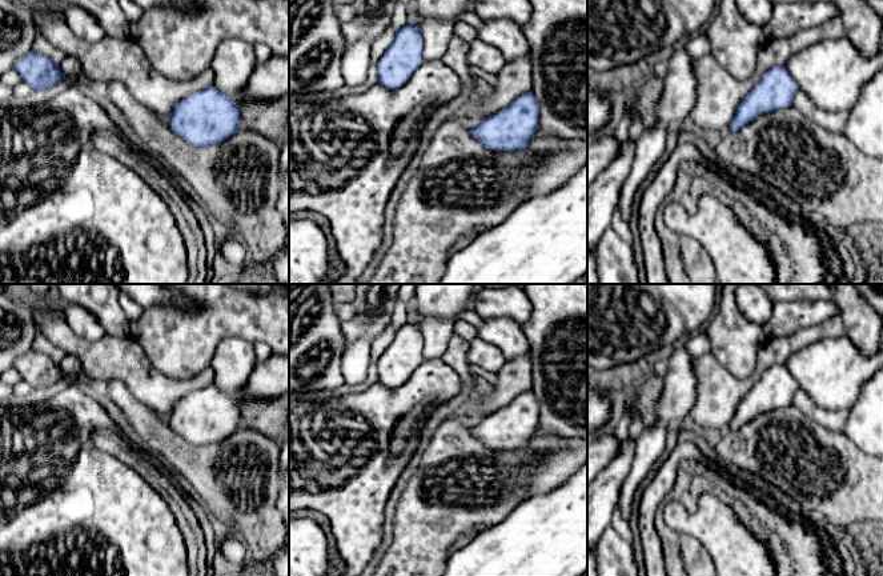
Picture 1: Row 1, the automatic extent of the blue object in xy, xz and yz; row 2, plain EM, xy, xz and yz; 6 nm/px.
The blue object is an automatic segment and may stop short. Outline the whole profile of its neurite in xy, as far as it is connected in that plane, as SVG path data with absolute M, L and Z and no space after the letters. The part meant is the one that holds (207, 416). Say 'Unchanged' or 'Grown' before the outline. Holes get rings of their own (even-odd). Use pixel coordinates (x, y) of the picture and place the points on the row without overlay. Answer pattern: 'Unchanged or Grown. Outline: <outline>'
Unchanged. Outline: M213 384L182 397L168 419L172 429L196 445L217 444L241 425L238 403Z

